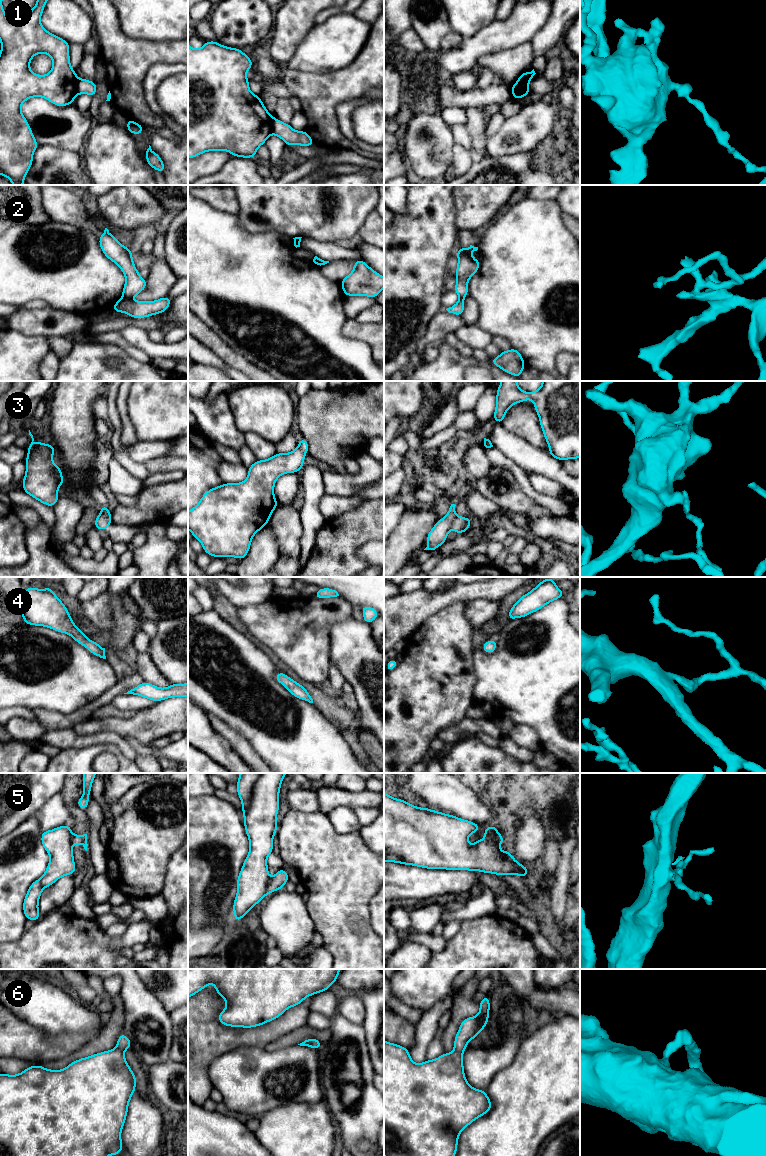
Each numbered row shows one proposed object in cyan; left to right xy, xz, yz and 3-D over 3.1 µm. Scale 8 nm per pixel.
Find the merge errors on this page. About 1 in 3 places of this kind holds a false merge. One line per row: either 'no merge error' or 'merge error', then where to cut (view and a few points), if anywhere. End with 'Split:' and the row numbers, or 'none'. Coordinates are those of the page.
1: merge error | xy (78, 79), (76, 94)
2: merge error | xy (123, 297), (130, 299)
3: merge error | xy (100, 511), (111, 522)
4: no merge error | no cut
5: merge error | xz (271, 878), (267, 891)
6: no merge error | no cut
Split: 1, 2, 3, 5

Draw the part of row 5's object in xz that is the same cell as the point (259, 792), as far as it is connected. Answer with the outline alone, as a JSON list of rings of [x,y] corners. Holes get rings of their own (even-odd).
[[[240,773],[236,783],[237,795],[240,797],[242,803],[240,810],[244,813],[243,823],[250,847],[249,853],[244,860],[237,878],[237,894],[233,902],[234,920],[237,922],[241,922],[243,916],[268,895],[267,887],[271,878],[268,874],[267,857],[273,852],[273,838],[278,828],[276,817],[279,812],[279,792],[286,774],[287,773]]]

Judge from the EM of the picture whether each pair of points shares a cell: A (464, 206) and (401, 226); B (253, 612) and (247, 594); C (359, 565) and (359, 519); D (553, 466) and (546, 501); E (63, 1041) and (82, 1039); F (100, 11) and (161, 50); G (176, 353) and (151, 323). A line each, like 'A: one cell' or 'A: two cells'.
A: two cells
B: two cells
C: one cell
D: two cells
E: one cell
F: one cell
G: two cells

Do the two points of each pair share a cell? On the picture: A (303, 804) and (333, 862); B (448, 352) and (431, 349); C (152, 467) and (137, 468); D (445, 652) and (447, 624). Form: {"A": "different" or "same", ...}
{"A": "different", "B": "different", "C": "same", "D": "same"}

